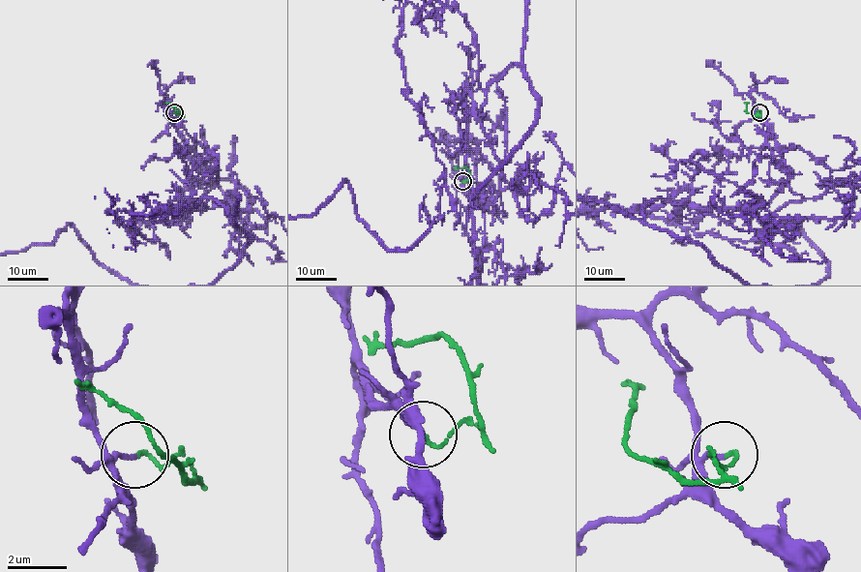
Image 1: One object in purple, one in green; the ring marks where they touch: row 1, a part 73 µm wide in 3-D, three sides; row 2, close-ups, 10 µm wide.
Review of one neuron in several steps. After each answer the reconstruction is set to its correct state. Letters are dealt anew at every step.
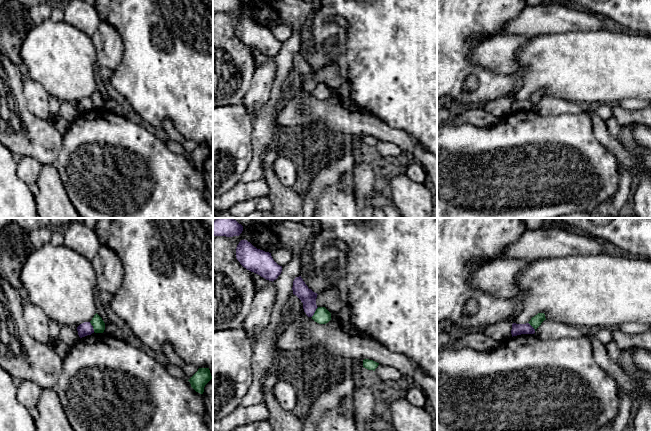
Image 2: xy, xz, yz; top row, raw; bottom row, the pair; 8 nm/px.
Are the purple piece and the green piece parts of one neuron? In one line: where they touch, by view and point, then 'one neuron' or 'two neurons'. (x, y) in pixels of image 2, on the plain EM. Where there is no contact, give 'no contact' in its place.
contact xy (92, 103); two neurons

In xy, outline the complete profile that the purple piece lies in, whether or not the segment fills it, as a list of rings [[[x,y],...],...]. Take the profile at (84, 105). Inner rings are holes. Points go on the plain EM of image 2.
[[[84,98],[77,103],[78,111],[80,114],[94,109],[93,102],[90,98]]]

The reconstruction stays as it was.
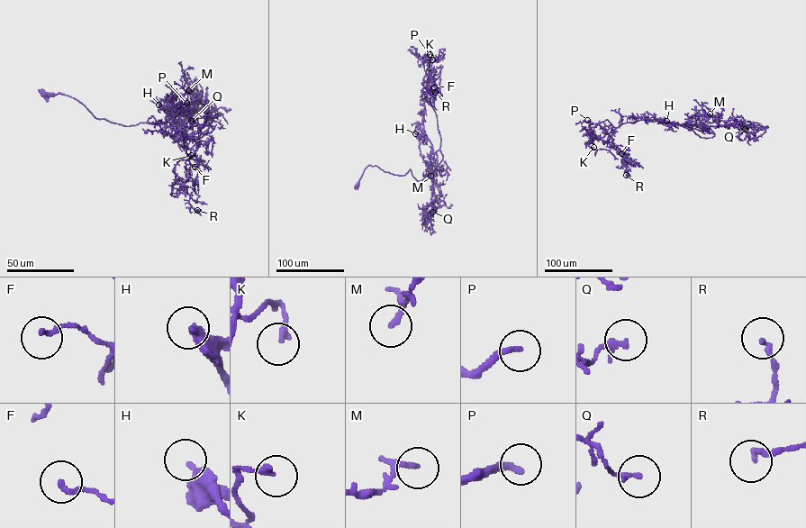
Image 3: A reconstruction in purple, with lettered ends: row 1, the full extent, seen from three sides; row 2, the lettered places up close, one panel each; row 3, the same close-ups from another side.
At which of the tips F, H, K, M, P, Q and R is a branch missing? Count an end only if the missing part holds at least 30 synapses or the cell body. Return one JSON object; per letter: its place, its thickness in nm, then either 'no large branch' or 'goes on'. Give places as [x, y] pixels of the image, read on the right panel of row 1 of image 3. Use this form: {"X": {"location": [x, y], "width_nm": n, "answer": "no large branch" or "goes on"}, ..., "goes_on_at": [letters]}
{"F": {"location": [621, 153], "width_nm": 190, "answer": "no large branch"}, "H": {"location": [666, 121], "width_nm": 360, "answer": "no large branch"}, "K": {"location": [593, 147], "width_nm": 200, "answer": "no large branch"}, "M": {"location": [710, 113], "width_nm": 130, "answer": "no large branch"}, "P": {"location": [587, 120], "width_nm": 240, "answer": "goes on"}, "Q": {"location": [745, 129], "width_nm": 190, "answer": "no large branch"}, "R": {"location": [626, 175], "width_nm": 180, "answer": "no large branch"}, "goes_on_at": ["P"]}

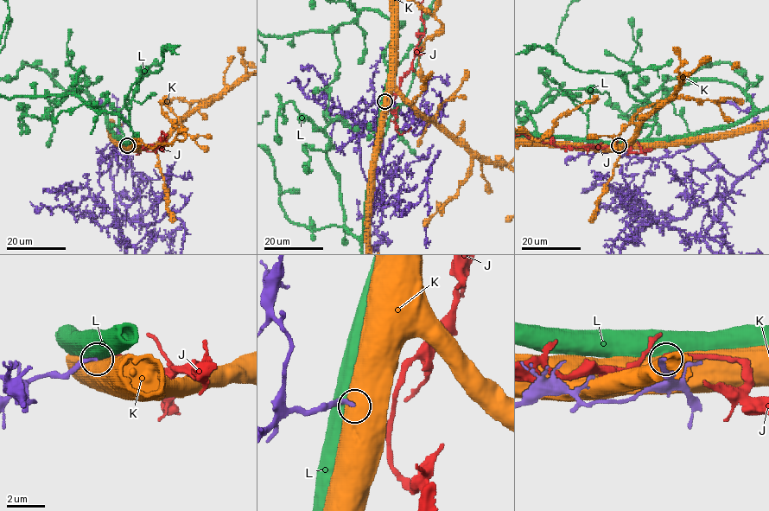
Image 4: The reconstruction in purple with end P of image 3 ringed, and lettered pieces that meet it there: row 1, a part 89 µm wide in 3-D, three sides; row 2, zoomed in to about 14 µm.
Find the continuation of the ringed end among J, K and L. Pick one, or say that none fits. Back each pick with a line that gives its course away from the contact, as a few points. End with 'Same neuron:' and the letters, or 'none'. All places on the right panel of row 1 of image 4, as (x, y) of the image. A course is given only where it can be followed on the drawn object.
J: via (619, 145), (569, 148), (540, 142), (524, 134)
Same neuron: J

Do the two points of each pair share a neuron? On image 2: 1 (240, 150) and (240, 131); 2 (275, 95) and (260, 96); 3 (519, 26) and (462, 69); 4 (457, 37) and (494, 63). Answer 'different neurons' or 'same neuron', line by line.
1: same neuron
2: different neurons
3: different neurons
4: different neurons

